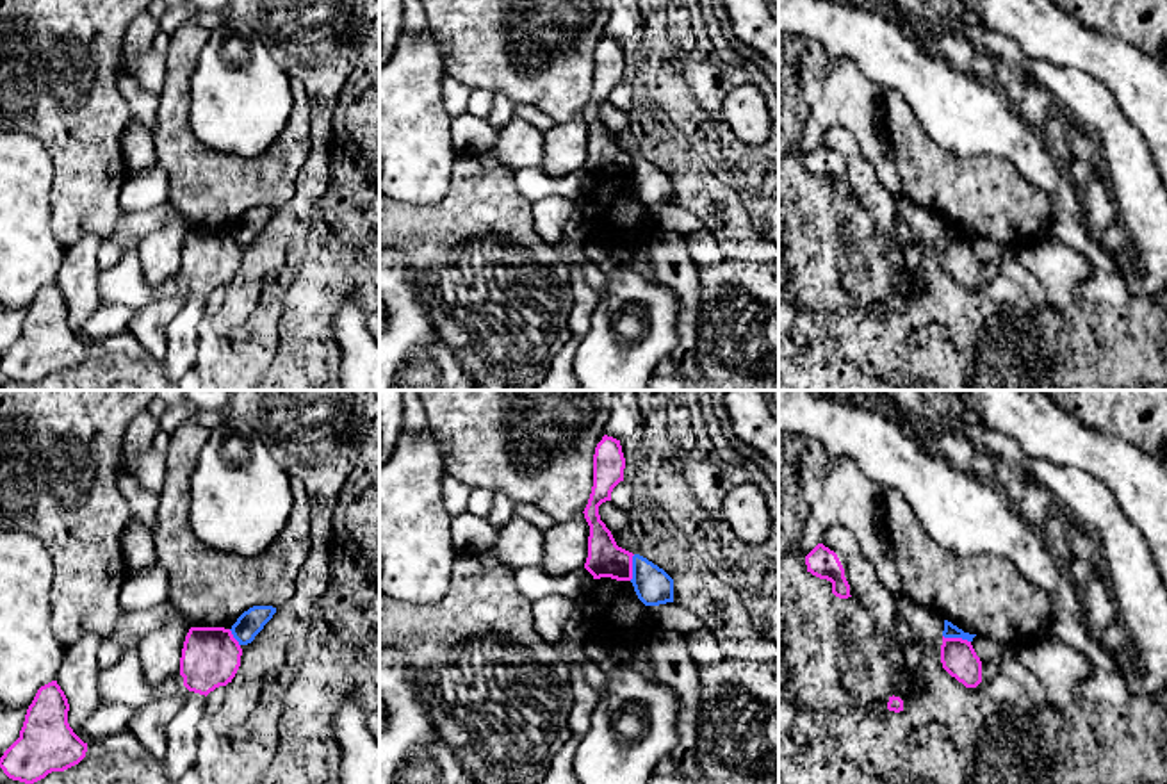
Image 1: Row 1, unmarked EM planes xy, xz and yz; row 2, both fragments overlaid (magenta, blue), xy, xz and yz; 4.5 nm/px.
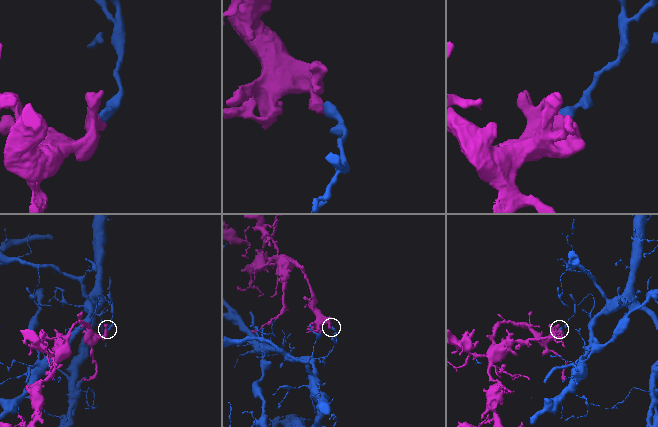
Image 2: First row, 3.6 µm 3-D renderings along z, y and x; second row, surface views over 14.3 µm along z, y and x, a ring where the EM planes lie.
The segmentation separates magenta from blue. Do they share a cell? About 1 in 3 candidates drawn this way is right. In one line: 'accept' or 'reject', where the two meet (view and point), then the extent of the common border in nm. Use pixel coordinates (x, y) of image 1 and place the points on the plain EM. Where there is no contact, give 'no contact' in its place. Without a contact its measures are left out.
reject; meets magenta in yz at (957, 239); contact 130 nm long

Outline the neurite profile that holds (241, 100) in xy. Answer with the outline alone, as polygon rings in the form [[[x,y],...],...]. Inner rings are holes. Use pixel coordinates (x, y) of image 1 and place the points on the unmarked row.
[[[235,23],[210,32],[191,77],[189,123],[203,144],[235,157],[260,155],[285,128],[292,105],[290,77],[258,37]]]

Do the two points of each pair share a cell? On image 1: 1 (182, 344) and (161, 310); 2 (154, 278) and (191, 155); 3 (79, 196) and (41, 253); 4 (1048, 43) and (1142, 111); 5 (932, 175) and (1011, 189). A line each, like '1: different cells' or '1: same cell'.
1: different cells
2: different cells
3: different cells
4: same cell
5: same cell

